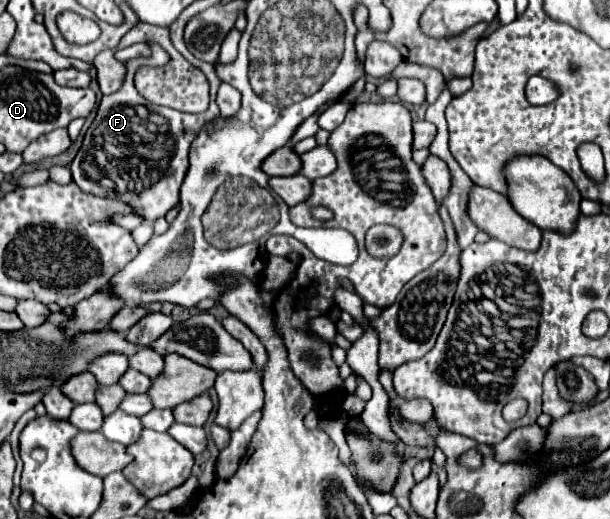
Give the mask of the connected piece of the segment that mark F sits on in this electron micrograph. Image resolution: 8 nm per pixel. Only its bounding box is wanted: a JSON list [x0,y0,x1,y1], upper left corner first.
[70,86,220,222]

